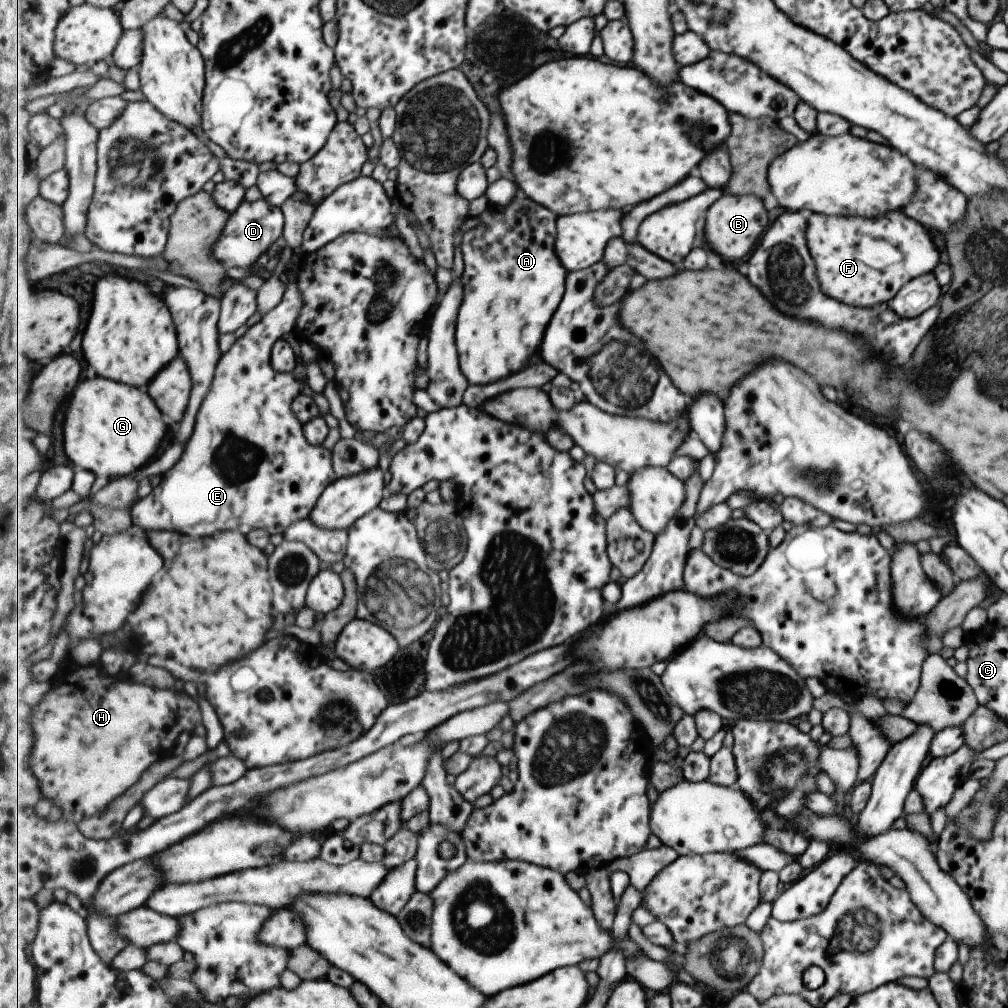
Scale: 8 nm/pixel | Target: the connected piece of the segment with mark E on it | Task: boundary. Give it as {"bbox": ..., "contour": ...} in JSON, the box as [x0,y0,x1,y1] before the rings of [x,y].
{"bbox":[133,262,337,538],"contour":[[[290,262],[286,265],[284,273],[288,279],[285,285],[285,294],[283,294],[283,302],[261,318],[261,321],[256,323],[254,326],[250,326],[249,330],[239,339],[236,339],[232,347],[225,353],[221,360],[219,361],[215,378],[213,379],[213,384],[209,394],[205,397],[205,402],[201,406],[197,418],[197,426],[193,433],[193,438],[190,438],[186,444],[185,454],[183,458],[179,460],[179,464],[165,474],[161,486],[157,485],[153,489],[153,494],[146,496],[137,502],[133,506],[133,520],[134,524],[139,528],[143,528],[149,532],[149,530],[177,530],[177,532],[183,532],[183,534],[189,534],[193,538],[203,538],[203,536],[211,536],[219,530],[241,530],[243,534],[249,534],[253,529],[265,529],[271,534],[280,534],[283,536],[286,530],[300,520],[310,518],[310,514],[314,511],[314,508],[318,504],[318,500],[321,498],[323,492],[326,488],[333,484],[337,479],[337,473],[334,469],[334,457],[333,452],[323,445],[312,445],[310,441],[307,440],[304,424],[295,416],[292,409],[292,404],[294,400],[298,398],[301,392],[301,384],[295,380],[295,376],[292,373],[280,373],[277,372],[273,365],[271,364],[272,352],[274,351],[275,343],[281,339],[283,334],[287,334],[289,331],[293,331],[295,328],[299,313],[303,308],[302,292],[300,291],[298,285],[298,276],[292,274],[292,267]]]}

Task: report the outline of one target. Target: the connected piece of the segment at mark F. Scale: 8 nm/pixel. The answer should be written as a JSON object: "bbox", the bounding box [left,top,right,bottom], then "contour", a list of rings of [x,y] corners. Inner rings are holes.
{"bbox":[806,212,939,307],"contour":[[[885,212],[869,220],[861,216],[811,214],[806,244],[811,244],[816,277],[827,288],[826,295],[854,307],[887,303],[906,282],[931,273],[939,263],[929,234],[901,212]]]}

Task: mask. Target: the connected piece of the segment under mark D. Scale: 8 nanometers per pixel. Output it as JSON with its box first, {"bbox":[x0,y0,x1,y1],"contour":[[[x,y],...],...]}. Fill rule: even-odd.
{"bbox":[214,198,284,269],"contour":[[[263,198],[257,202],[245,201],[235,212],[230,213],[227,226],[222,230],[218,246],[214,248],[214,255],[226,268],[252,269],[255,262],[269,250],[271,244],[277,242],[284,234],[284,212],[278,206],[273,206]]]}

